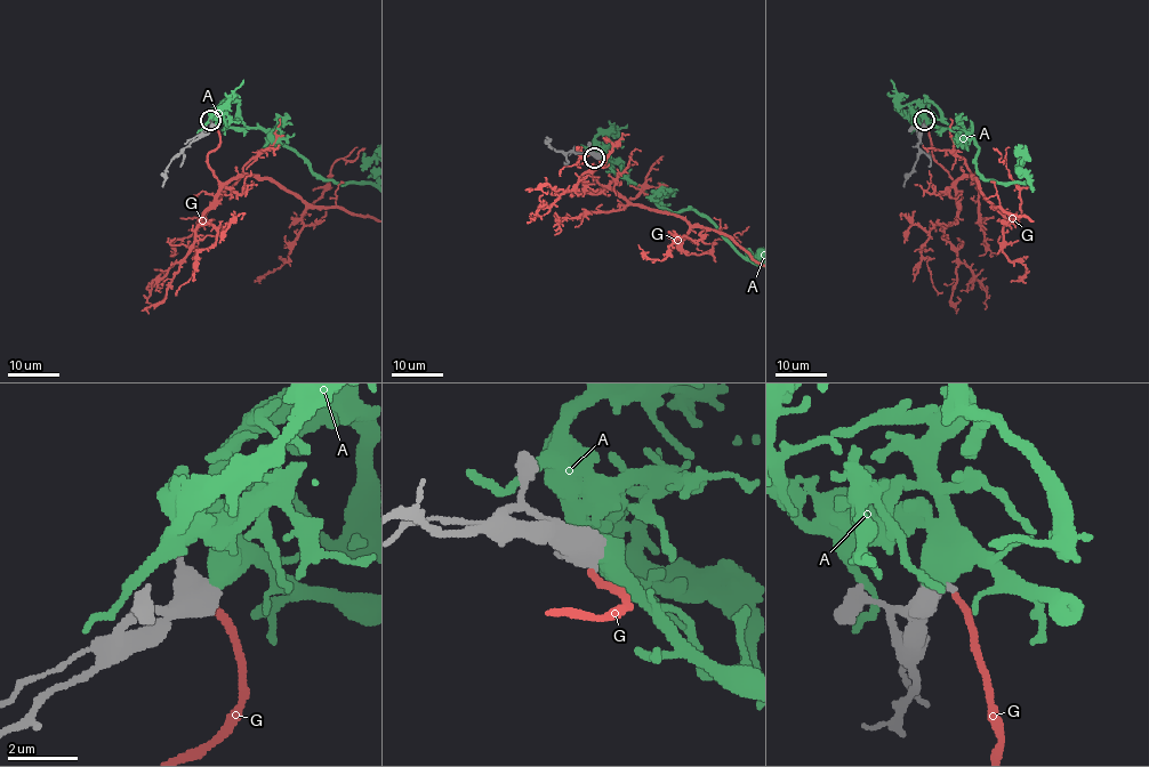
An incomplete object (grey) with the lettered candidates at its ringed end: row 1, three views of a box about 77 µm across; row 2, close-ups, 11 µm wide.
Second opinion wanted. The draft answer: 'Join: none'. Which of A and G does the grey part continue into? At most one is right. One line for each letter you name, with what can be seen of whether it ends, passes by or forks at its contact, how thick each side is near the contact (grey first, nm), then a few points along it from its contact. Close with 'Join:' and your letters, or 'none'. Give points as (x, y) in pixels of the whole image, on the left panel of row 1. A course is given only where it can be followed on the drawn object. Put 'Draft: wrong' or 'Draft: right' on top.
Draft: right
Join: none

